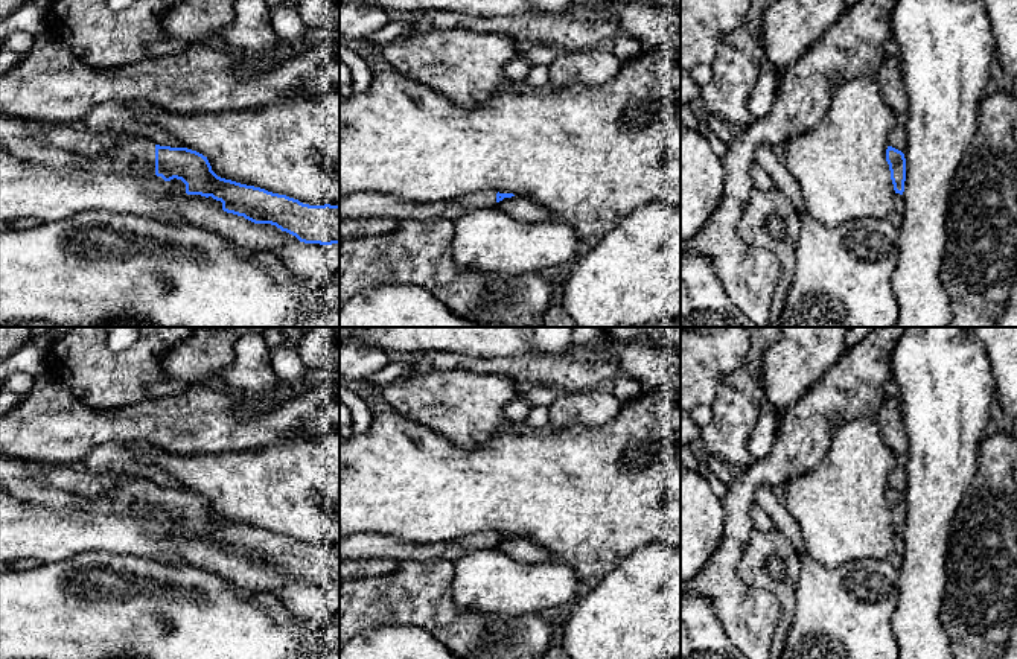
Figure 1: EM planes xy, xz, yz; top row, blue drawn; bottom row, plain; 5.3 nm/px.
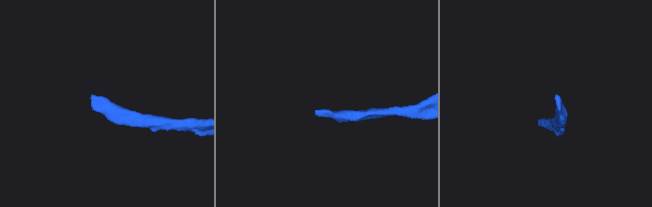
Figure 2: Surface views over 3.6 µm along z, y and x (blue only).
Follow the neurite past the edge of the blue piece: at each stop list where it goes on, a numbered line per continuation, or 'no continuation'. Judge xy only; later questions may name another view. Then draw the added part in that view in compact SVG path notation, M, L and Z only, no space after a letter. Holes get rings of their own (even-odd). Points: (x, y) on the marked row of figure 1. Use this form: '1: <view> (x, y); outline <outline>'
1: xy (136, 154); outline M0 114L0 148L12 155L58 169L75 167L145 177L155 175L155 143L135 134L122 138L111 157L85 157L46 143L41 132L46 123Z

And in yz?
no continuation

